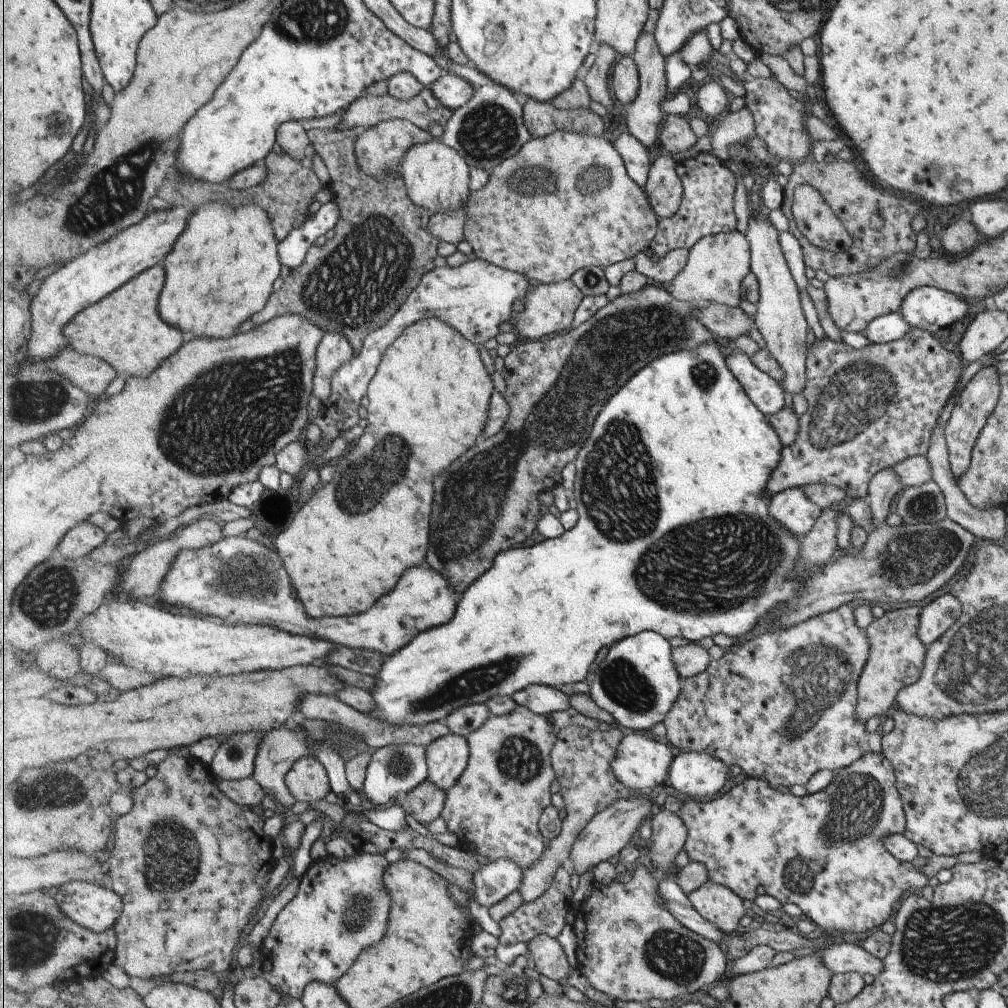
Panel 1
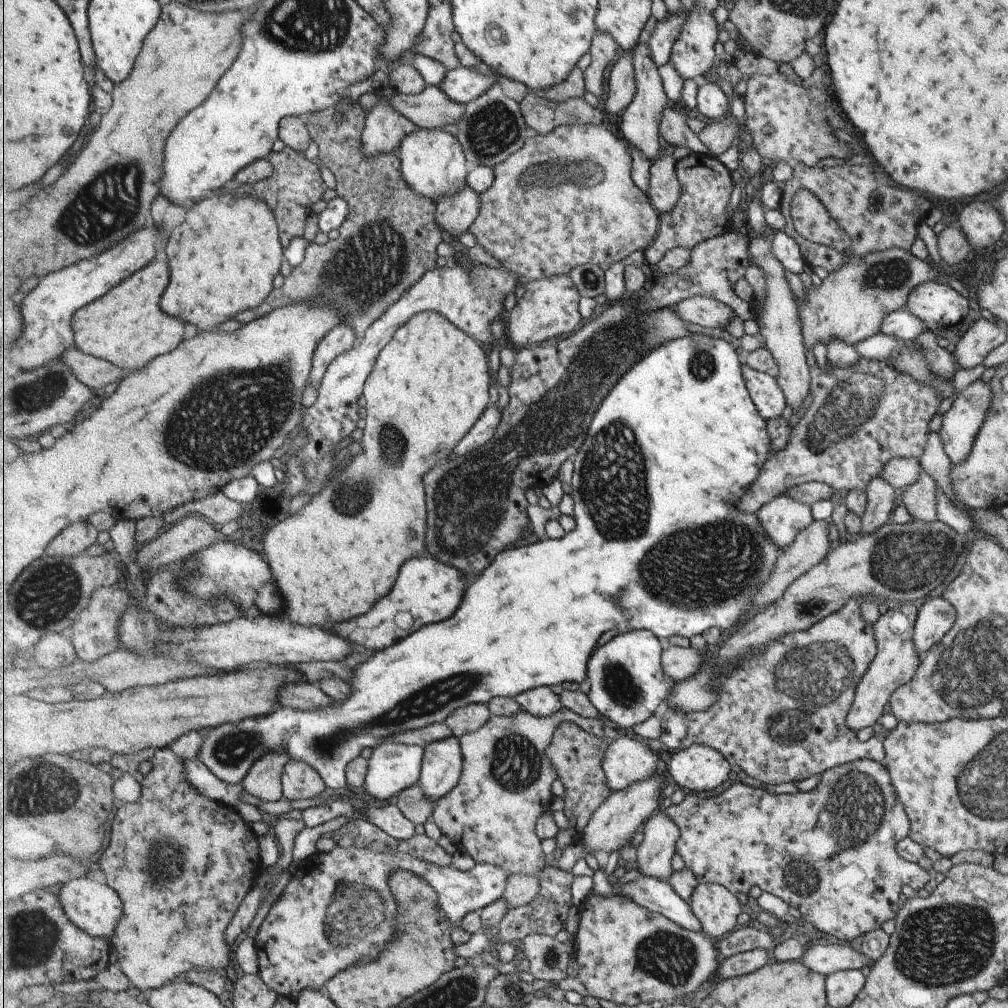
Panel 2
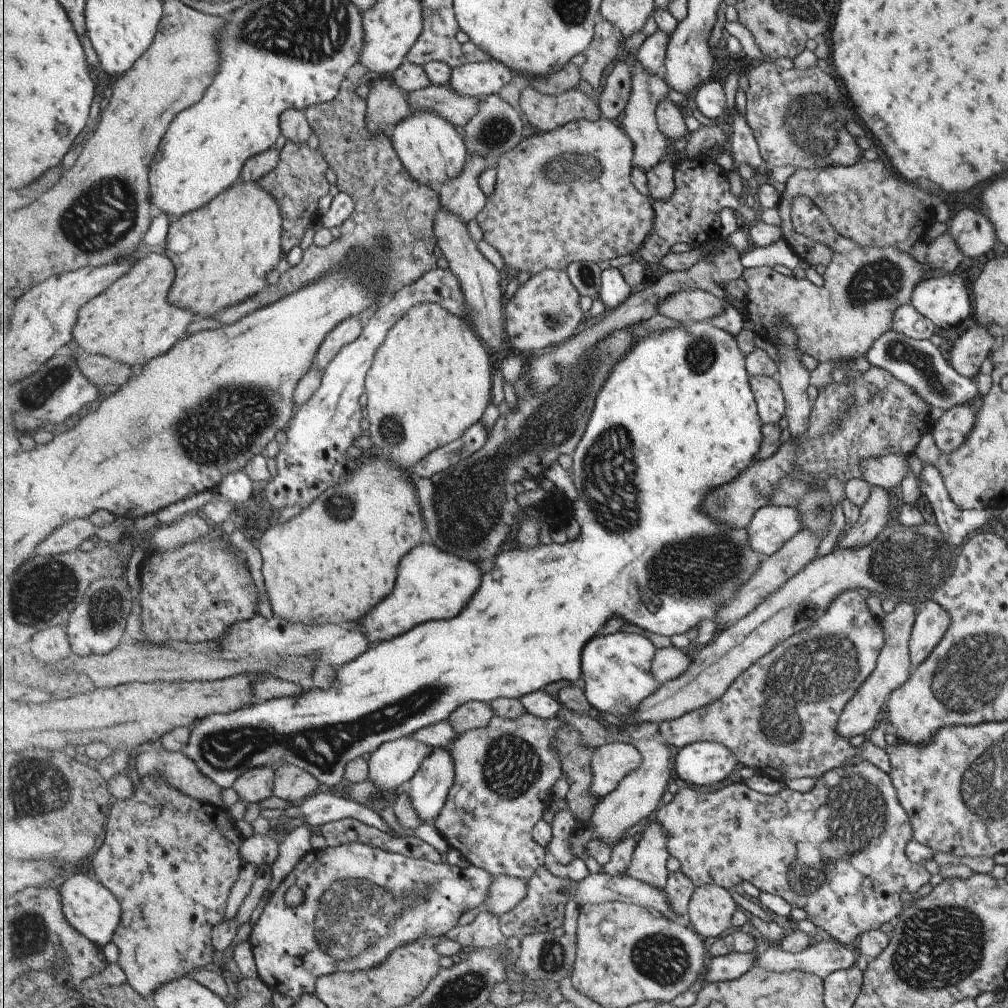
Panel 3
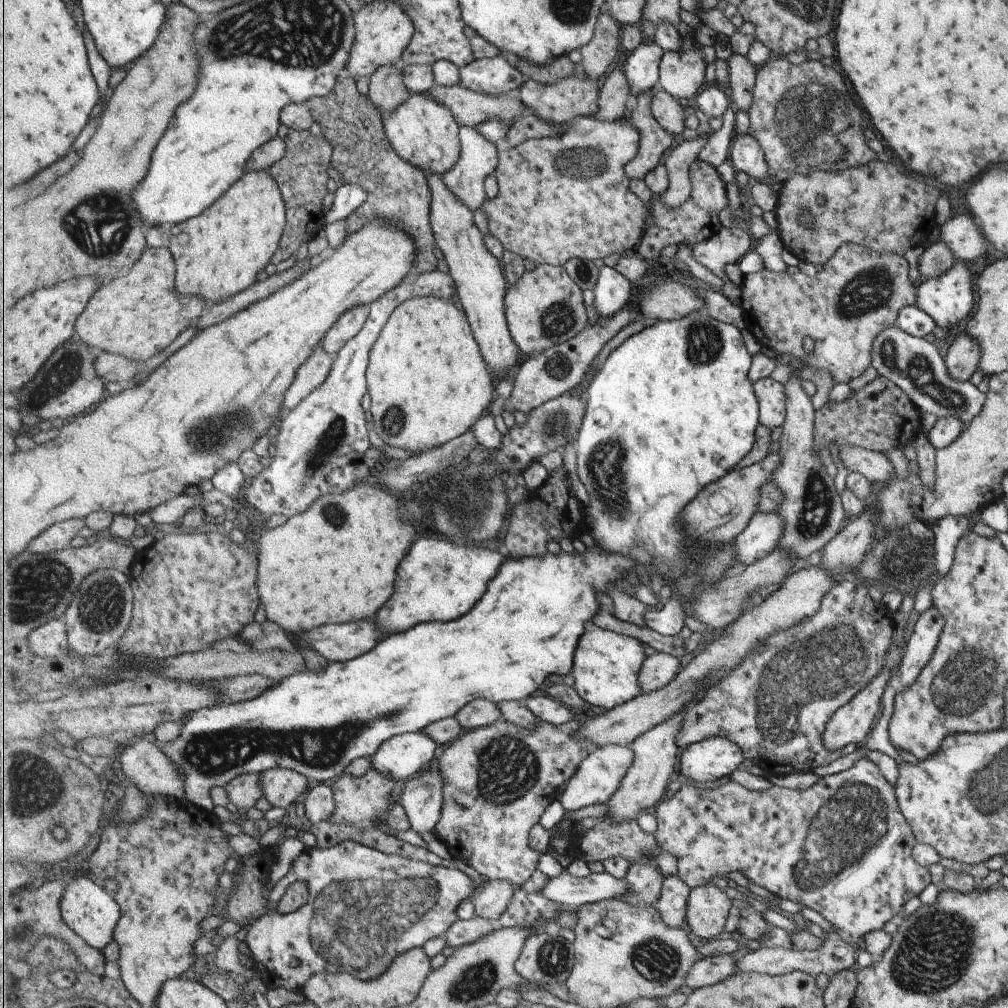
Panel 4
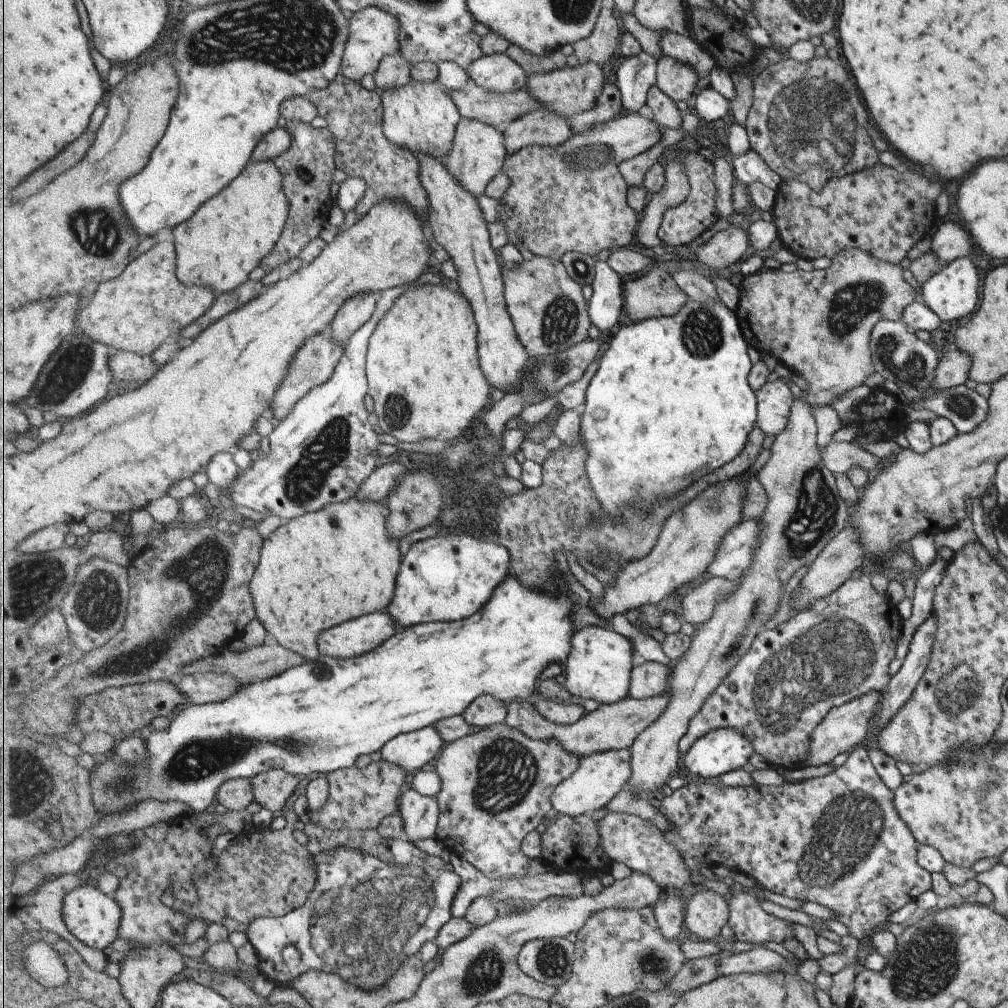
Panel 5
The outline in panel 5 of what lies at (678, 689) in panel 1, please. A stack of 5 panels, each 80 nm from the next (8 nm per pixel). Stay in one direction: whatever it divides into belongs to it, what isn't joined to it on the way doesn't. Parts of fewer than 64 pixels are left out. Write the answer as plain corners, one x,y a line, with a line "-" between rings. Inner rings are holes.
595,625
585,626
573,635
572,652
566,664
565,686
579,700
591,698
600,705
610,705
630,696
632,674
639,662
633,642
615,632

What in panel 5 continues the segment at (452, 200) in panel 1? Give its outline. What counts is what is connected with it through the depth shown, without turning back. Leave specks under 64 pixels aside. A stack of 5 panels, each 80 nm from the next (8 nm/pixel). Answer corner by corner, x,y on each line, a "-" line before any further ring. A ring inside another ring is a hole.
412,81
400,89
385,89
381,94
384,104
384,133
390,141
415,154
446,160
456,140
457,126
462,116
452,96
437,81

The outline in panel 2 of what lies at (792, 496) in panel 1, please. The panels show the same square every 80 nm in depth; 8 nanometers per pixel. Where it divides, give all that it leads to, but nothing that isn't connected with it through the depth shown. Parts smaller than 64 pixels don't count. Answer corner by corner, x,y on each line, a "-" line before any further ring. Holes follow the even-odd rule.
785,494
777,495
775,499
765,503
758,515
761,524
766,526
768,538
778,547
793,542
795,536
814,520
808,504

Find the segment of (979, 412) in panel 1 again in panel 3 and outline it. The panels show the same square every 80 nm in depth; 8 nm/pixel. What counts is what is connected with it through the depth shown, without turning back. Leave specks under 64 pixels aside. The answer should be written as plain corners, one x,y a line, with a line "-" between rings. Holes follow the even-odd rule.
980,400
975,405
966,402
952,406
931,424
929,431
941,453
952,453
965,442
979,406

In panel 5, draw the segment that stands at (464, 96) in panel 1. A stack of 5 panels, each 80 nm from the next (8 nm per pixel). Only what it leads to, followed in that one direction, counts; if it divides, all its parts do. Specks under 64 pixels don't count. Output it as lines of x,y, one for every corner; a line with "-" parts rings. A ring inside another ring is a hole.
506,52
483,56
466,71
480,87
496,93
525,90
529,77
525,69

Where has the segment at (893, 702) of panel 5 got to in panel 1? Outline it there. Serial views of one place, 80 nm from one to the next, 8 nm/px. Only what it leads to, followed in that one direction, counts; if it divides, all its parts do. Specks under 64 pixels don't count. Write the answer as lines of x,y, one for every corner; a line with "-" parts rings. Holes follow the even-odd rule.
951,593
937,596
922,606
916,630
919,640
926,647
936,641
959,618
960,612
961,605

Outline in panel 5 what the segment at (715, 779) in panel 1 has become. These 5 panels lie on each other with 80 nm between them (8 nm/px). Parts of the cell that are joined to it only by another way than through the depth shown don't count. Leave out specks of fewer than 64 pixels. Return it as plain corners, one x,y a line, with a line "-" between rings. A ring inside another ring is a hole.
717,729
697,740
684,756
684,766
701,778
719,778
743,768
755,754
753,743
735,729

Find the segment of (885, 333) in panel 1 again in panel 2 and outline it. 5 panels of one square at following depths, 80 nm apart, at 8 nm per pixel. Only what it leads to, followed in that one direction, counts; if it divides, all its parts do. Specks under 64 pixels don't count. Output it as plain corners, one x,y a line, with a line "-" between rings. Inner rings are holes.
903,306
884,316
877,333
902,341
911,341
925,329
927,327
918,318
909,314

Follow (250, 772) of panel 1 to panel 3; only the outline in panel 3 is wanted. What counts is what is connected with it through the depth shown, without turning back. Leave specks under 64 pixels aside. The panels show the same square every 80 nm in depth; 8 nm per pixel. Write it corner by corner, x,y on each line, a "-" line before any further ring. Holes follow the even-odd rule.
706,321
690,323
685,328
665,329
663,332
652,333
641,338
636,347
622,357
622,361
613,369
611,376
597,397
596,407
588,429
581,439
580,446
572,455
573,482
577,492
574,500
575,518
581,524
581,534
577,540
570,540
565,544
554,541
548,545
539,543
534,547
514,545
511,550
506,549
505,552
498,554
495,568
492,566
483,574
480,587
477,589
477,596
473,596
473,602
469,602
465,612
461,612
461,616
457,616
455,620
429,622
429,624
417,626
413,632
407,632
405,636
399,636
397,640
389,640
385,644
371,648
367,654
362,654
359,658
352,660
345,668
343,666
337,668
336,677
338,679
334,682
335,686
331,690
315,688
297,700
283,698
283,700
273,700
267,704
257,704
253,708
243,708
241,712
231,712
231,714
223,714
223,716
209,716
209,720
203,720
201,724
197,724
187,750
181,752
194,760
201,772
204,772
223,788
233,788
237,780
252,768
267,765
279,767
285,763
296,764
299,768
313,773
320,780
322,787
339,786
343,782
346,768
352,760
365,756
365,754
373,754
387,741
411,737
423,727
447,721
459,706
467,704
469,700
492,703
501,697
520,699
529,693
550,689
553,682
563,680
577,682
584,674
582,661
584,660
585,647
592,642
594,637
607,630
606,622
611,620
613,616
620,616
625,620
625,624
634,624
643,630
661,634
667,638
671,638
675,634
686,633
687,628
691,628
693,624
699,624
699,622
689,620
689,616
695,614
693,610
697,610
697,606
695,608
691,606
693,602
703,604
705,610
707,610
707,606
711,606
711,608
723,607
738,595
742,587
751,581
753,575
761,568
763,558
752,547
748,526
738,529
729,523
718,521
715,517
708,515
704,505
710,493
731,483
739,475
743,475
753,463
759,461
762,428
763,422
750,383
750,374
746,367
746,356
739,350
737,340
730,332
717,328
711,321
-
625,490
635,492
635,494
639,492
641,510
637,510
637,506
625,506
625,502
627,502
623,498
-
653,597
657,597
660,601
657,608
651,604
650,600
653,600

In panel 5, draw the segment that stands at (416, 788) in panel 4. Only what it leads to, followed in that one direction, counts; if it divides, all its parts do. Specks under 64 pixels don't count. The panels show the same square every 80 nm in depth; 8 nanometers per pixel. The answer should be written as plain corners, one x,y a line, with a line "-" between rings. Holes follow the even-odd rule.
411,786
400,796
400,811
404,818
407,840
417,842
425,838
436,838
441,816
436,796
423,796

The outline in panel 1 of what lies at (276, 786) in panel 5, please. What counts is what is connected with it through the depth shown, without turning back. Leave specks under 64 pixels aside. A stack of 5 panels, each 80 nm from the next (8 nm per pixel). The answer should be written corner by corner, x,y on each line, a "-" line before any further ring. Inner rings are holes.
317,757
299,759
286,776
286,783
292,795
301,802
319,802
332,791
328,770

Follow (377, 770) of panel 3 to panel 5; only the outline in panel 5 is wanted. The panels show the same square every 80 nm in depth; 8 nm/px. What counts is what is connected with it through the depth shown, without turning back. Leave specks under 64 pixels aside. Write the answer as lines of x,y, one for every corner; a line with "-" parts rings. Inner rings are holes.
434,727
397,735
380,750
381,760
396,764
407,772
420,771
425,764
437,759
446,746

